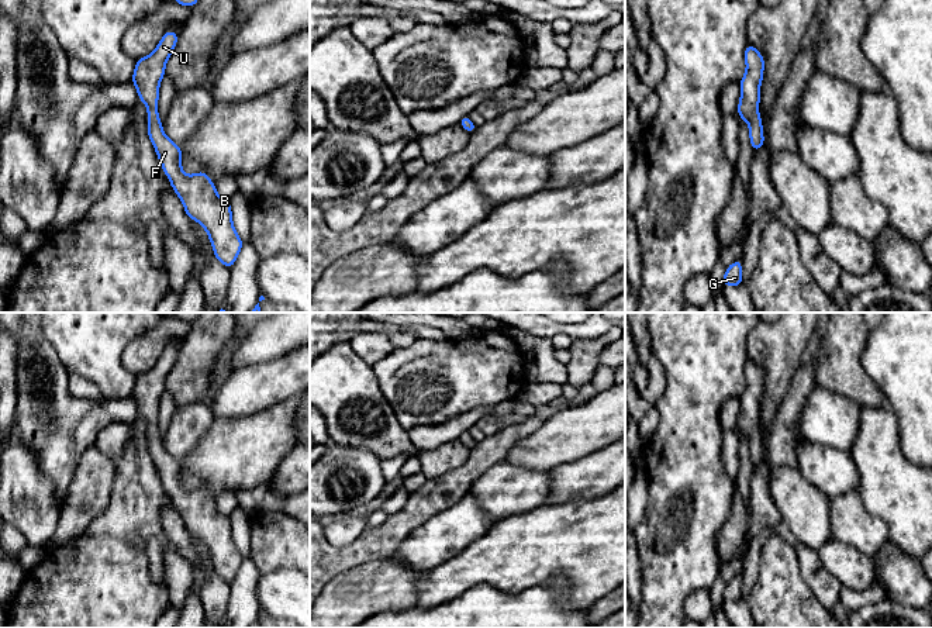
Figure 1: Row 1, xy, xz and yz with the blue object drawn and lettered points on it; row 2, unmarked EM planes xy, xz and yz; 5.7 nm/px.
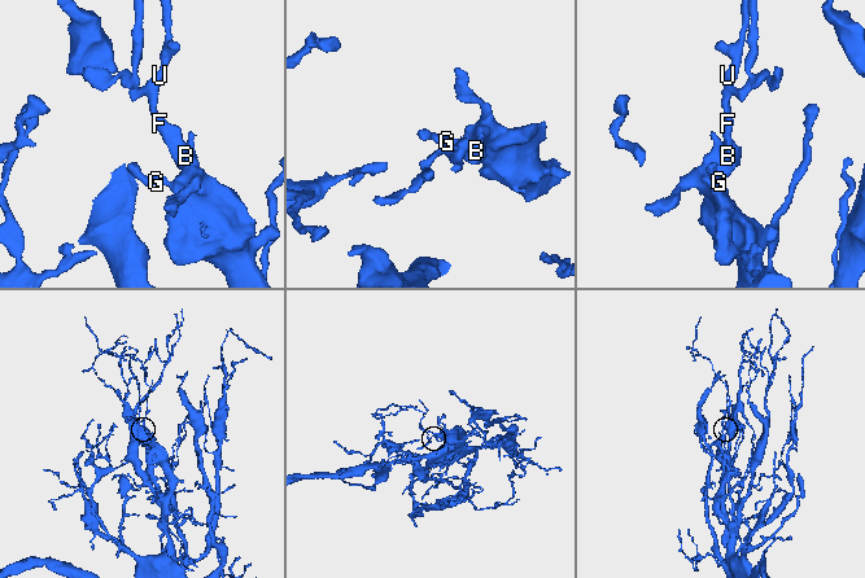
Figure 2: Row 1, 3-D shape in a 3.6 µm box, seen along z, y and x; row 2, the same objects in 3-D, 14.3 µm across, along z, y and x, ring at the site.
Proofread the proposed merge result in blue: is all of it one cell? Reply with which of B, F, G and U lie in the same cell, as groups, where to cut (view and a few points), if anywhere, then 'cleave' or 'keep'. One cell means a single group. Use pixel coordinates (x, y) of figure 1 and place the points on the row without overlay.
B F G U; no cut; keep

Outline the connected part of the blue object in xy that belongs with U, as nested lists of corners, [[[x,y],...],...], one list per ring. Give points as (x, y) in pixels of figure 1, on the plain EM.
[[[166,346],[151,370],[137,375],[131,397],[146,421],[148,451],[170,501],[182,515],[187,532],[204,542],[214,572],[231,584],[244,558],[234,544],[229,517],[217,510],[215,500],[203,486],[196,490],[183,489],[182,465],[165,451],[158,429],[159,400],[177,353],[176,348]]]

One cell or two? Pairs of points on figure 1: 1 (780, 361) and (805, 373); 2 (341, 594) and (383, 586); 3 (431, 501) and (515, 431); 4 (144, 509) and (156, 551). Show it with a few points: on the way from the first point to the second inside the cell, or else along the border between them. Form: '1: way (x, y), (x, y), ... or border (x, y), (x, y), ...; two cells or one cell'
1: border (800, 363), (782, 399); two cells
2: way (351, 594), (373, 587); one cell
3: way (452, 486), (494, 448); one cell
4: border (159, 534), (148, 539), (145, 549); two cells

